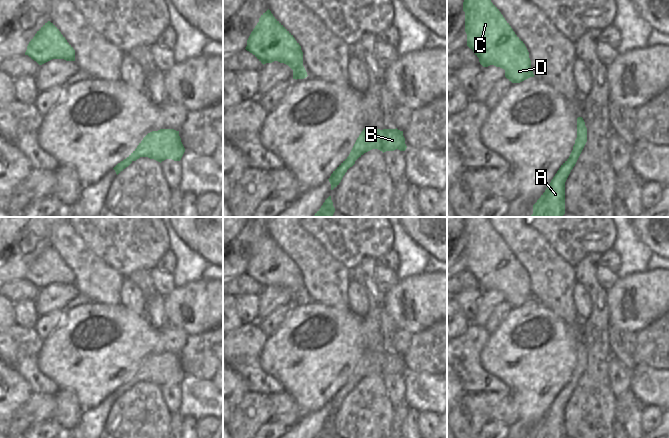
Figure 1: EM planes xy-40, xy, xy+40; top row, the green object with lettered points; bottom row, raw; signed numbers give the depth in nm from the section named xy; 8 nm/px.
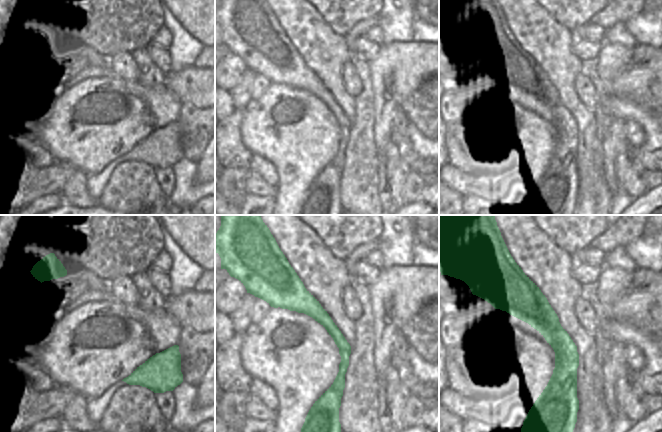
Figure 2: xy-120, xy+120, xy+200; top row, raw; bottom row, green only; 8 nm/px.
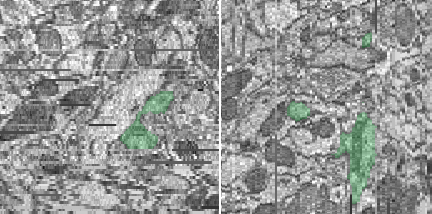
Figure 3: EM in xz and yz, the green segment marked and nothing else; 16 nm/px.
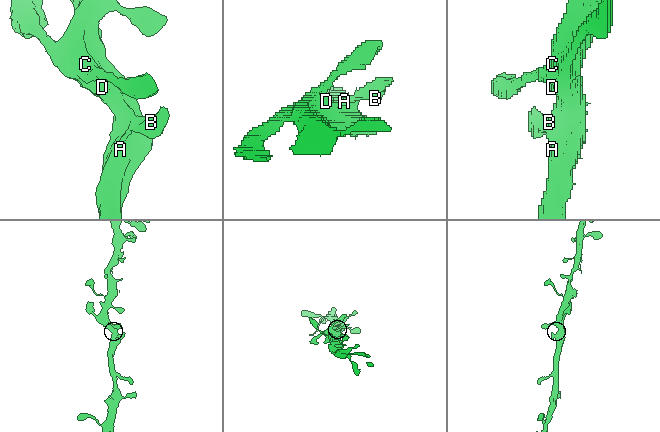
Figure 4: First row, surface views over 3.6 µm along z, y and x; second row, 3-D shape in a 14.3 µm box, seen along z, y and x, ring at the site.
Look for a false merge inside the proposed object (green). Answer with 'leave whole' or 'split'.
leave whole

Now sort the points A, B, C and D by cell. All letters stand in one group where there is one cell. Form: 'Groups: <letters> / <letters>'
Groups: A B C D.

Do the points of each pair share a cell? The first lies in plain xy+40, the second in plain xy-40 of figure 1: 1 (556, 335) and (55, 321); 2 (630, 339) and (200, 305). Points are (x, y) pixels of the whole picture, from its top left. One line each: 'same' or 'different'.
1: different
2: different

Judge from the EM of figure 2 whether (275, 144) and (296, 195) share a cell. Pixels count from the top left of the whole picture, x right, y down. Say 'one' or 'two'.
one

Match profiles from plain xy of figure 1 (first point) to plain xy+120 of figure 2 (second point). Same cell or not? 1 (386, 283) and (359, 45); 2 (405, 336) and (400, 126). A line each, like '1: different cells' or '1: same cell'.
1: same cell
2: same cell

